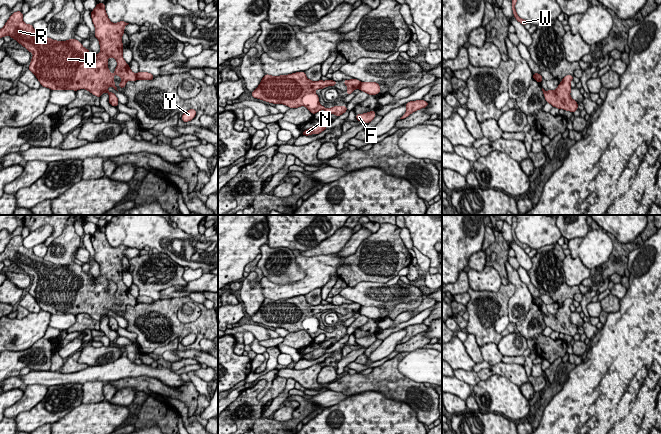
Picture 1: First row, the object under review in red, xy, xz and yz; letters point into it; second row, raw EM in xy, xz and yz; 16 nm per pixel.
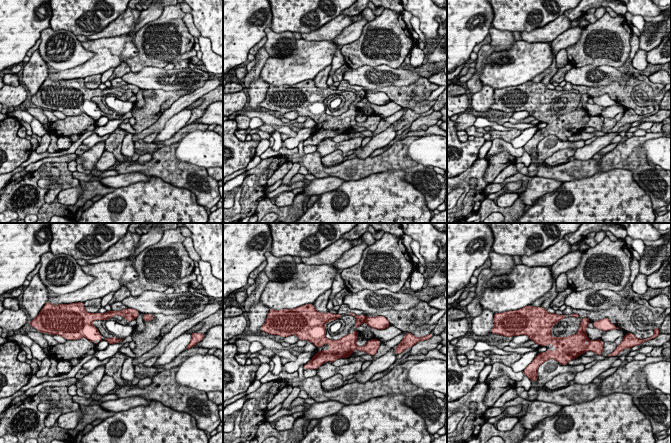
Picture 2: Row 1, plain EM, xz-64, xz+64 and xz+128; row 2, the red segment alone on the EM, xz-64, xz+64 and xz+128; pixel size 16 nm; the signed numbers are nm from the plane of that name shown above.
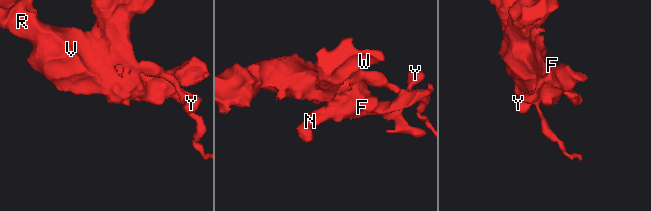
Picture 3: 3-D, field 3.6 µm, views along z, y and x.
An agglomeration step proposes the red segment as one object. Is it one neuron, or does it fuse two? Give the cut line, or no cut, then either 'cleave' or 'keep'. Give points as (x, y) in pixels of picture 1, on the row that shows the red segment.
cut in xz along (361, 82), (358, 87); cleave

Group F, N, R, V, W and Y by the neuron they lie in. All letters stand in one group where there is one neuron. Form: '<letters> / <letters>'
F N R V W / Y

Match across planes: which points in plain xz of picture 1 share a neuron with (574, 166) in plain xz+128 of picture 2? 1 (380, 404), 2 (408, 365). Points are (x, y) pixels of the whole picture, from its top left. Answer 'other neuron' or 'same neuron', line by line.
1: other neuron
2: other neuron

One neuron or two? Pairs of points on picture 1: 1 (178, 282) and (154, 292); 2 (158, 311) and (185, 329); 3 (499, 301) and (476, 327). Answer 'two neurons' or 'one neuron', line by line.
1: one neuron
2: one neuron
3: one neuron

